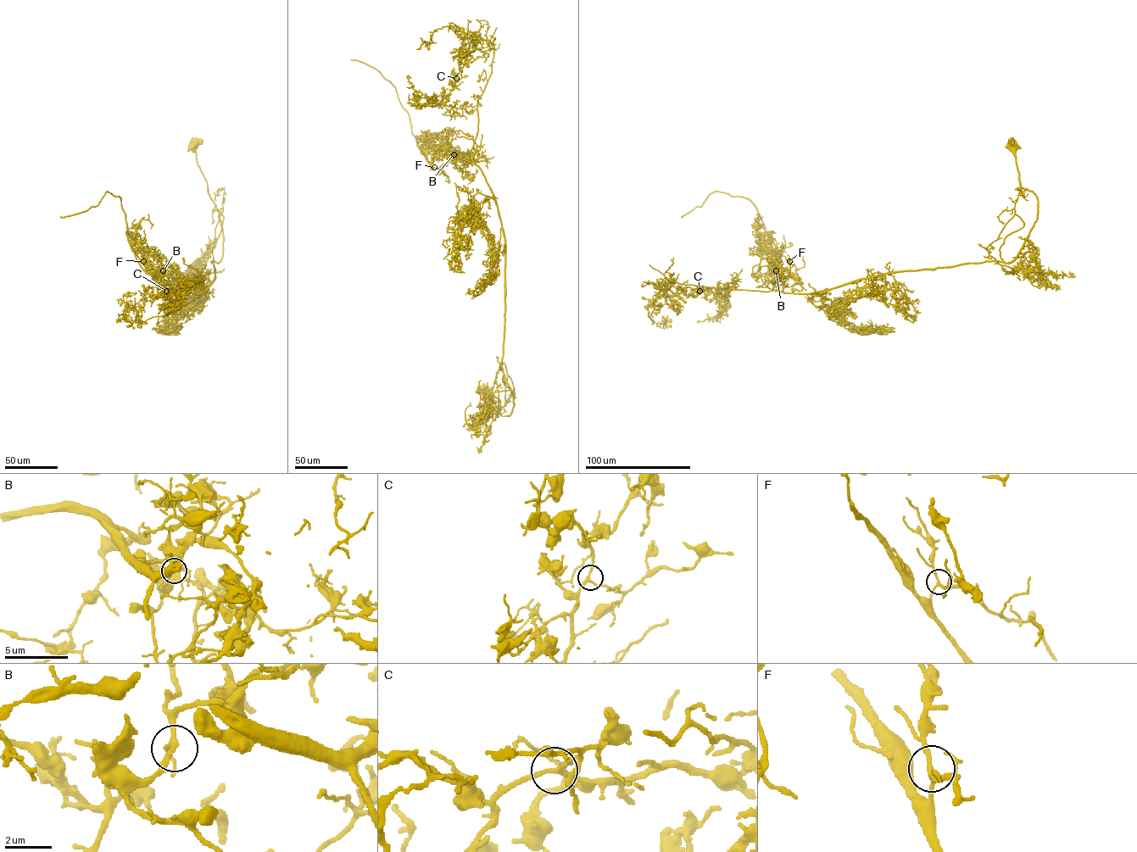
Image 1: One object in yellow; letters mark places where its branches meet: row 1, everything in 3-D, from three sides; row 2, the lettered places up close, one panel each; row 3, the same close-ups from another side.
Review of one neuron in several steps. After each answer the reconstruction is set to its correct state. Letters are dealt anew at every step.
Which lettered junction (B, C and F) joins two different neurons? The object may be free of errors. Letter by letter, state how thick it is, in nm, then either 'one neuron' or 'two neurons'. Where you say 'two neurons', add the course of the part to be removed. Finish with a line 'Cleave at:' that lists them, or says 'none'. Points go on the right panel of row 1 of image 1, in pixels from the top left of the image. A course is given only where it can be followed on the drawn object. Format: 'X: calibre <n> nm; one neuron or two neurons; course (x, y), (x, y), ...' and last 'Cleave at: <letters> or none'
B: calibre 180 nm; two neurons; course (776, 270), (766, 265), (759, 270), (765, 225), (756, 207), (749, 199), (714, 192), (700, 206), (681, 217)
C: calibre 180 nm; one neuron
F: calibre 180 nm; one neuron
Cleave at: B

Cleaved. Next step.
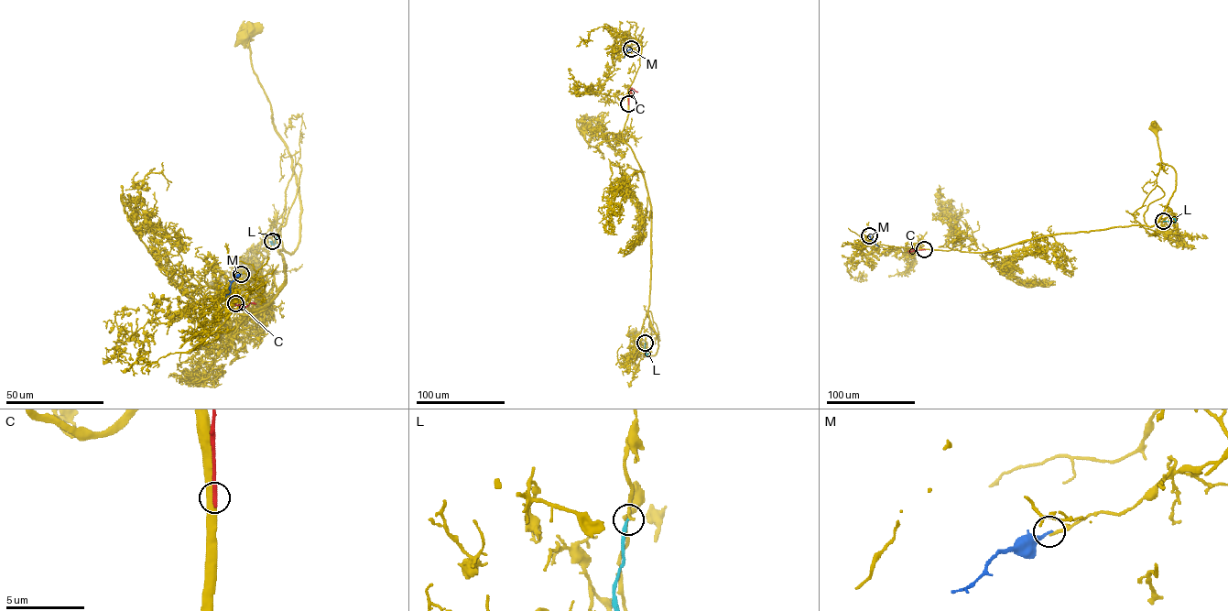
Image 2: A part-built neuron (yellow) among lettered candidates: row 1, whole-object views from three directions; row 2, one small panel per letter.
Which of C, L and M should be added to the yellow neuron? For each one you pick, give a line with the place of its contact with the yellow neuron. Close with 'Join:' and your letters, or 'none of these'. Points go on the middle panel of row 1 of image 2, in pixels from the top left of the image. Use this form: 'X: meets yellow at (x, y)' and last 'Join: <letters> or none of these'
Join: none of these

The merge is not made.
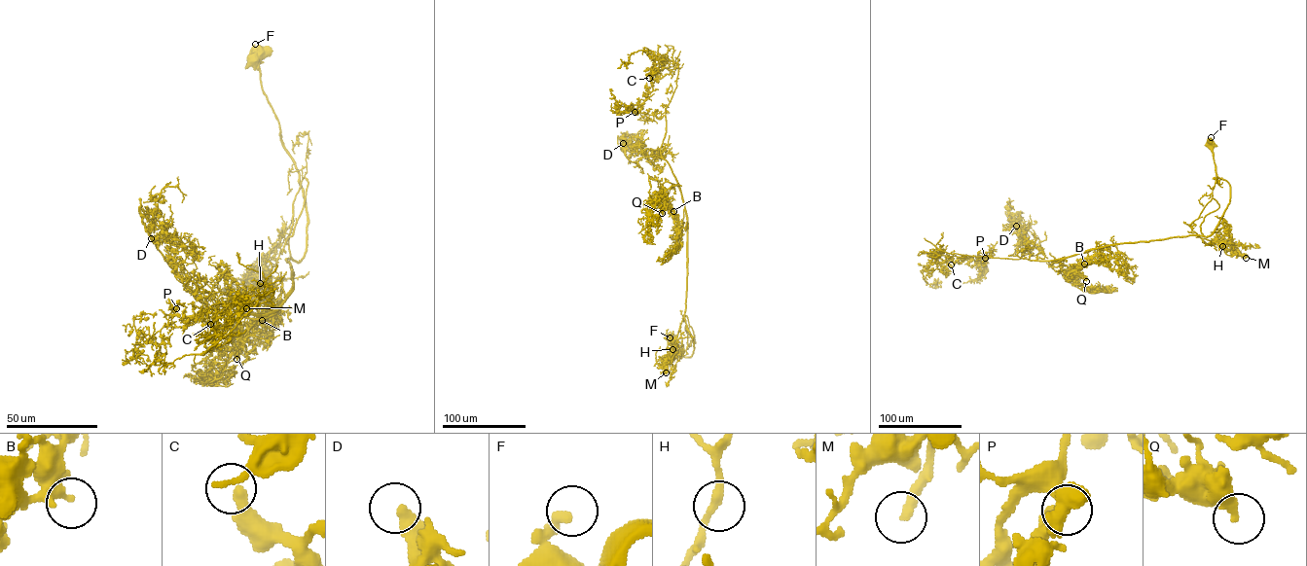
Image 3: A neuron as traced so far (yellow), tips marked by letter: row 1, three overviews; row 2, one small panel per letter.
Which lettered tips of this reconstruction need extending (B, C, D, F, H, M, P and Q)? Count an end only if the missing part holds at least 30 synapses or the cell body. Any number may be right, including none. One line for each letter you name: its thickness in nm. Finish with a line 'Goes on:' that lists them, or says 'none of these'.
M: Thickness 320 nm
Q: Thickness 360 nm
Goes on: M, Q

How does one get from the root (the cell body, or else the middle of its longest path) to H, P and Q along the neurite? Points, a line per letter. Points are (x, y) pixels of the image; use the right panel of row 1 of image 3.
H: (1210, 144), (1230, 201), (1208, 236), (1200, 225), (1219, 207), (1214, 198), (1188, 225), (1222, 246)
P: (1210, 144), (1230, 201), (1208, 236), (1109, 244), (1050, 261), (990, 256), (983, 265), (985, 258)
Q: (1210, 144), (1216, 175), (1230, 186), (1215, 229), (1109, 244), (1055, 262), (1073, 281), (1077, 275), (1086, 281)

